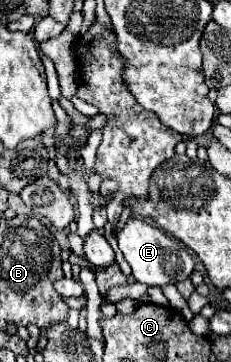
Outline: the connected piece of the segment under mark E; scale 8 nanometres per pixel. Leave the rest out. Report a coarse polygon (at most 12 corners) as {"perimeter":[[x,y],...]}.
{"perimeter":[[143,219],[117,231],[145,285],[179,283],[195,269],[187,247]]}

